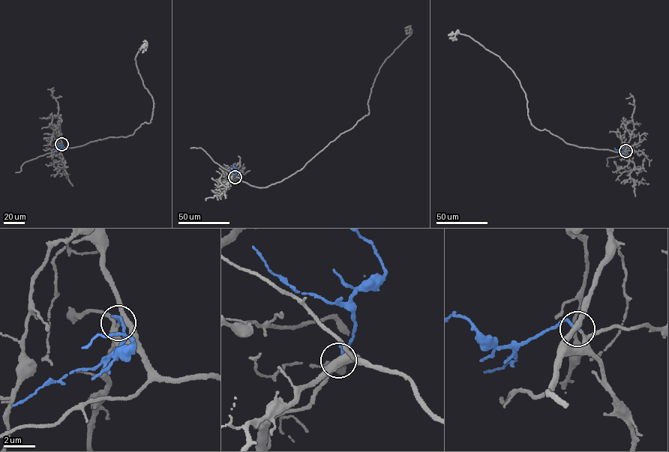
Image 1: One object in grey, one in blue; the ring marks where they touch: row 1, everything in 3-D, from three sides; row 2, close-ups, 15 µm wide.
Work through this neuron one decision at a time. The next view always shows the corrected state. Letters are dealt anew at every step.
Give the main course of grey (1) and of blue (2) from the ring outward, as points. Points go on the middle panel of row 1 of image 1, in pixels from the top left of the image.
1: (235, 177), (259, 187), (280, 181), (367, 115), (379, 67), (412, 32), (404, 28)
2: (235, 177), (238, 171), (232, 164)

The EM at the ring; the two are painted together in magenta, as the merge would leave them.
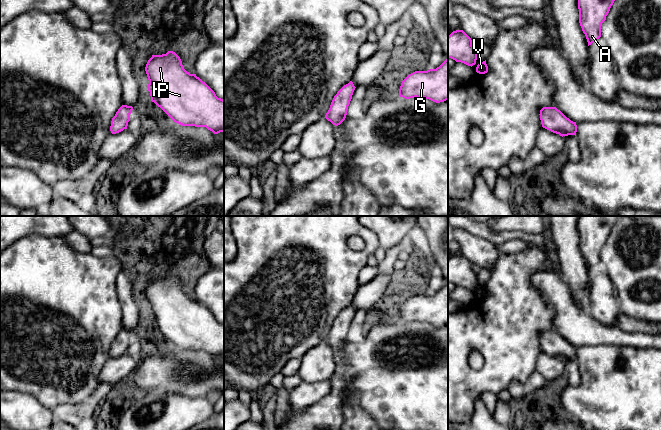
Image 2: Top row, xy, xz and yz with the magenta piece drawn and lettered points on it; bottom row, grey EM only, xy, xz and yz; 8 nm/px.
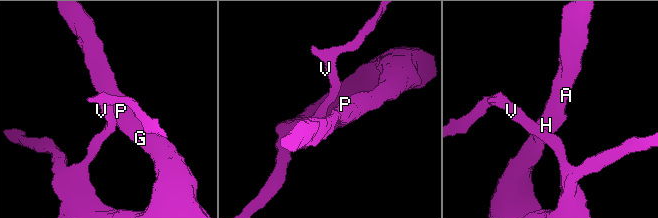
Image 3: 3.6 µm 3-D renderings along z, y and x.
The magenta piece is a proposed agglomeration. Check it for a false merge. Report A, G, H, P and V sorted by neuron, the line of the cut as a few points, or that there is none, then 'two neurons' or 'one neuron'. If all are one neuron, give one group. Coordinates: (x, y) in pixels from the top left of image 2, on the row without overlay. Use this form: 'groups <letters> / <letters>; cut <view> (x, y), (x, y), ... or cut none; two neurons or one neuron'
groups A G H P V; cut none; one neuron

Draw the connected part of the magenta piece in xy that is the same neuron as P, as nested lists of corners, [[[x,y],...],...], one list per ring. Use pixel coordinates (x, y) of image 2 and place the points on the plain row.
[[[173,275],[162,279],[152,279],[148,284],[145,295],[149,304],[147,310],[151,325],[160,331],[175,347],[182,350],[206,351],[214,358],[224,356],[224,324],[218,322],[215,316],[196,298],[187,296],[180,281]]]

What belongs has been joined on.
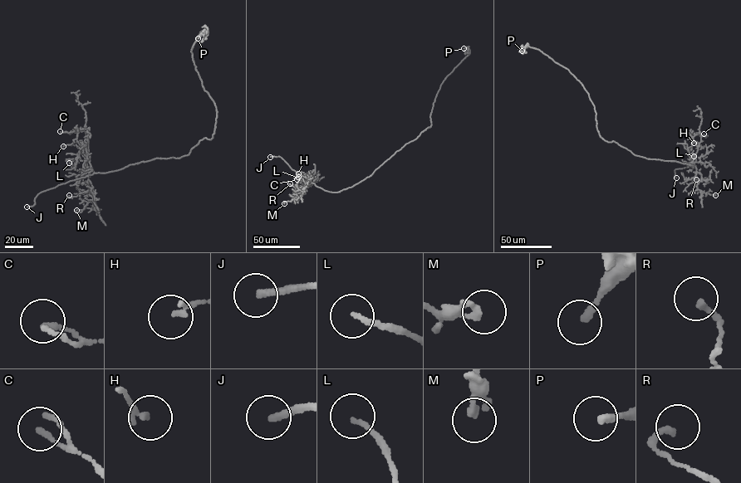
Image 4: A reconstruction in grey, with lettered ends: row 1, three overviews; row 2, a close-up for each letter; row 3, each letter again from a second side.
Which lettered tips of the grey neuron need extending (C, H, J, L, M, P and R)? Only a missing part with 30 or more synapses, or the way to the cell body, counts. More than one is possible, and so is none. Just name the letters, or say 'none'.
J

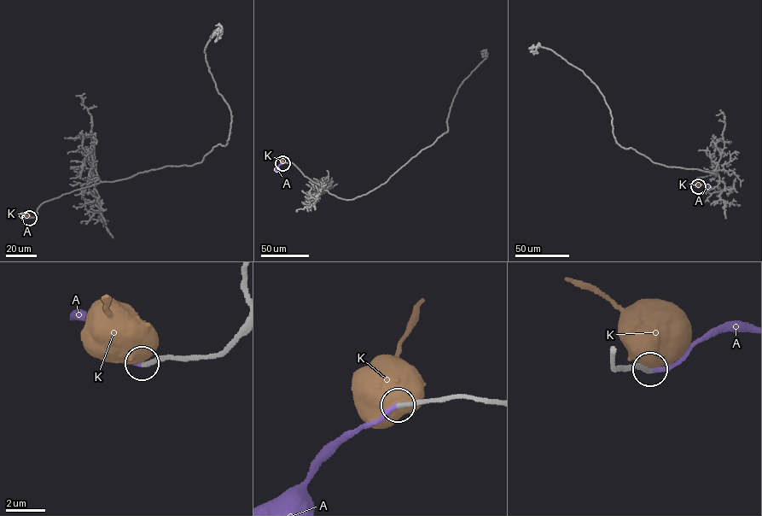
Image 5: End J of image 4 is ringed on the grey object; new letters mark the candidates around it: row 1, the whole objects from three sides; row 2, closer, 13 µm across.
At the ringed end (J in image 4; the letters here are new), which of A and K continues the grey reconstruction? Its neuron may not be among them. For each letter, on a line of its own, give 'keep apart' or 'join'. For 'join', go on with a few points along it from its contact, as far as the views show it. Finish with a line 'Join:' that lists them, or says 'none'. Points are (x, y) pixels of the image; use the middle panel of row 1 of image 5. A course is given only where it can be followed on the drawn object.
A: join
K: keep apart
Join: A

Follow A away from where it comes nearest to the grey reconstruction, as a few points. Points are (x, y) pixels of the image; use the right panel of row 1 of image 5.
A: (698, 186), (703, 184), (708, 186)

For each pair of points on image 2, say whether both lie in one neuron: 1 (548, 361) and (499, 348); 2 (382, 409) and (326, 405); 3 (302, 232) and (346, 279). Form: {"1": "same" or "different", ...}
{"1": "different", "2": "same", "3": "same"}

